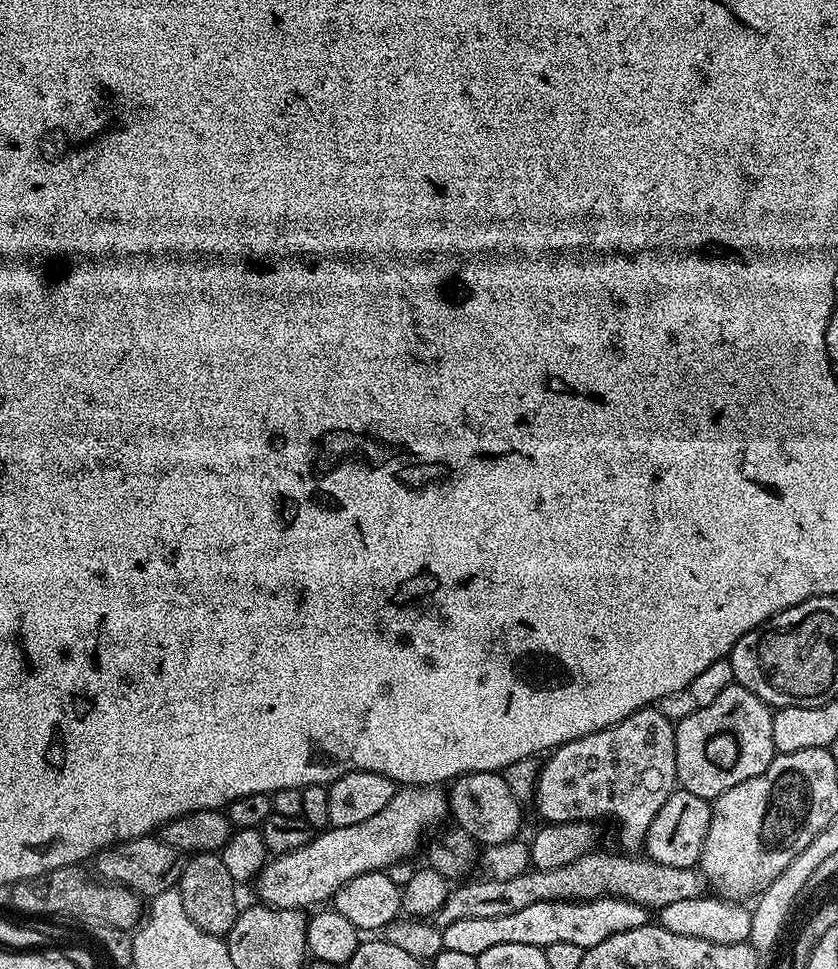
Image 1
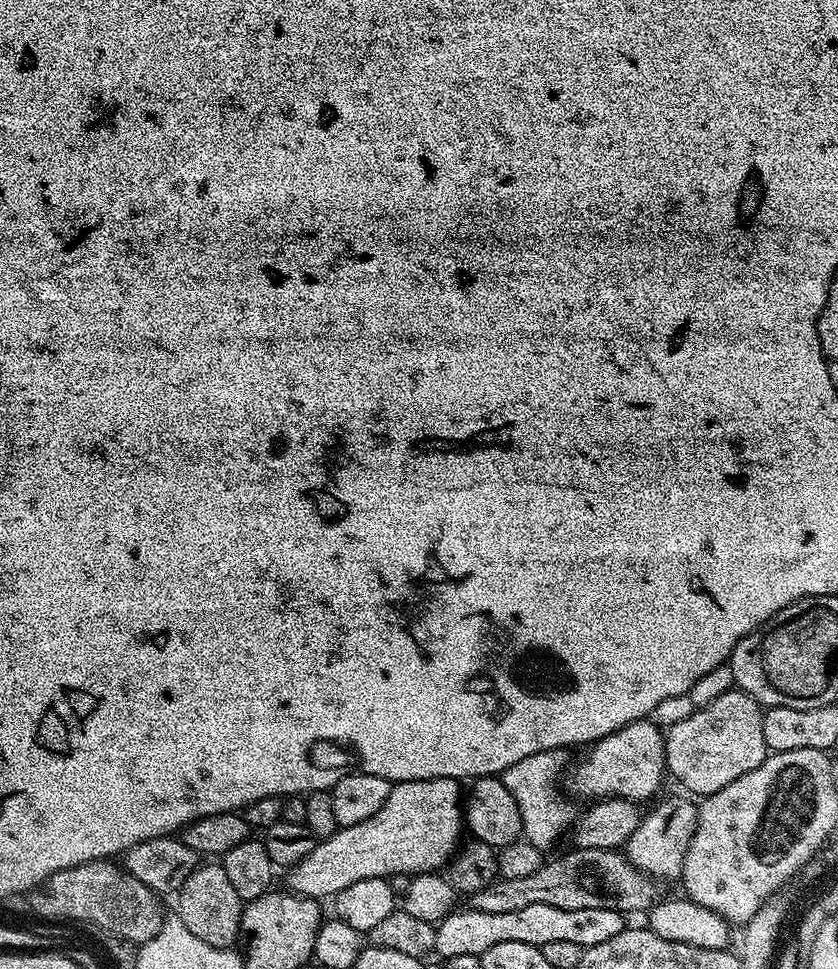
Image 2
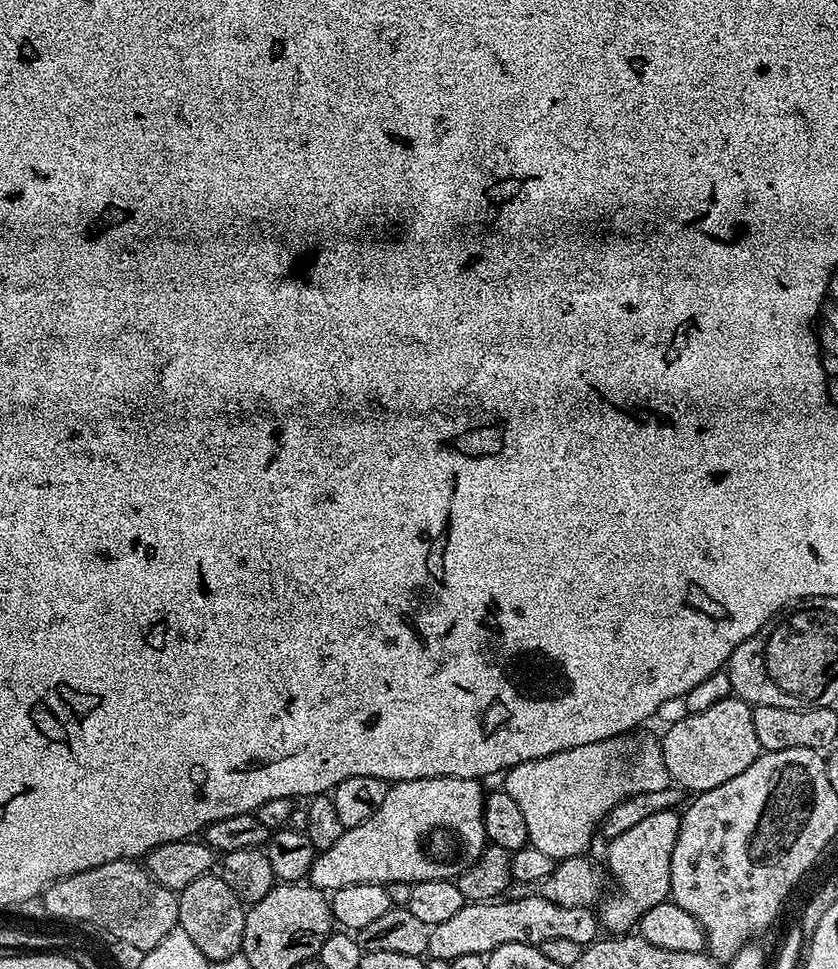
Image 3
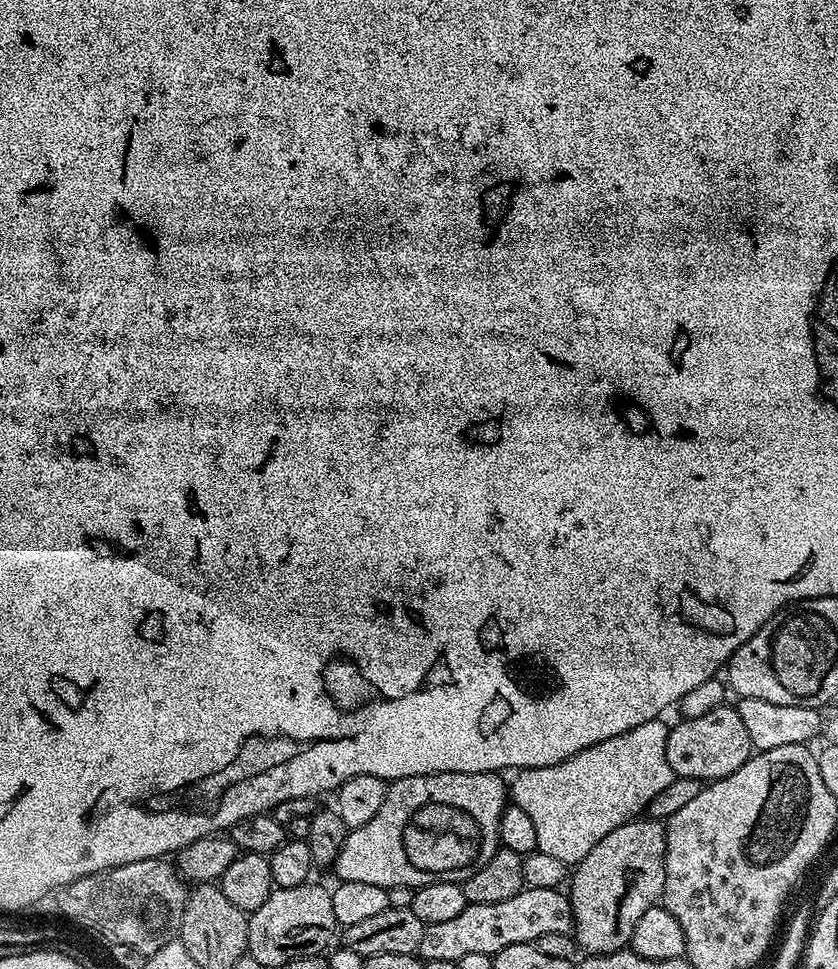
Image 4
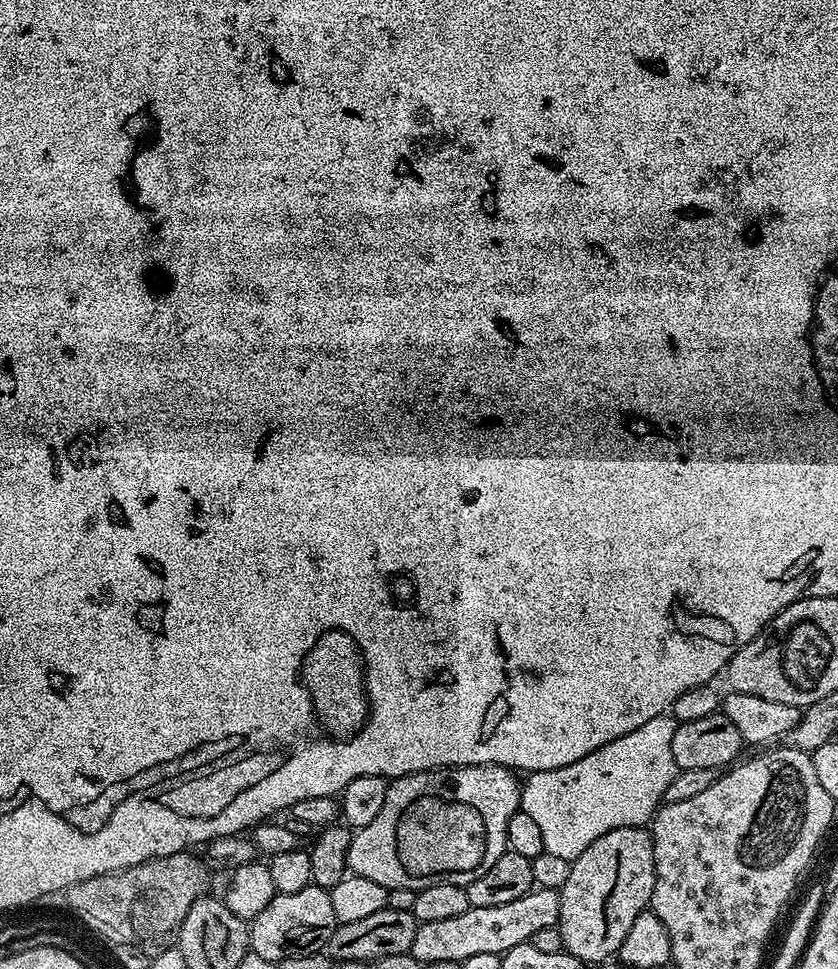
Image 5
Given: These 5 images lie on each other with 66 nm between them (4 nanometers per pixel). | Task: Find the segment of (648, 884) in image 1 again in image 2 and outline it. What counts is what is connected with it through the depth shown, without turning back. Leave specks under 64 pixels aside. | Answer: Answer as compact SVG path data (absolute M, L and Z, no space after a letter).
M574 848L561 856L545 859L544 865L534 874L523 878L499 878L490 886L473 892L470 908L474 912L486 914L514 914L526 910L526 906L541 904L554 906L558 910L598 910L613 908L615 912L647 913L657 903L657 881L645 872L639 872L623 851L610 848Z

